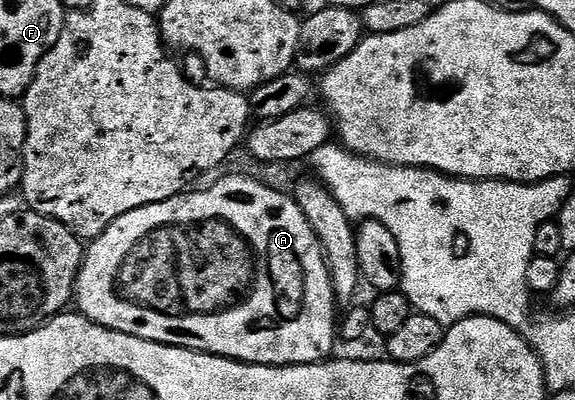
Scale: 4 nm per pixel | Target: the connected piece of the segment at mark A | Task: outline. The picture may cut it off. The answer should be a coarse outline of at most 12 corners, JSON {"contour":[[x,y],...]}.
{"contour":[[251,176],[121,214],[78,311],[240,360],[322,364],[335,287]]}

